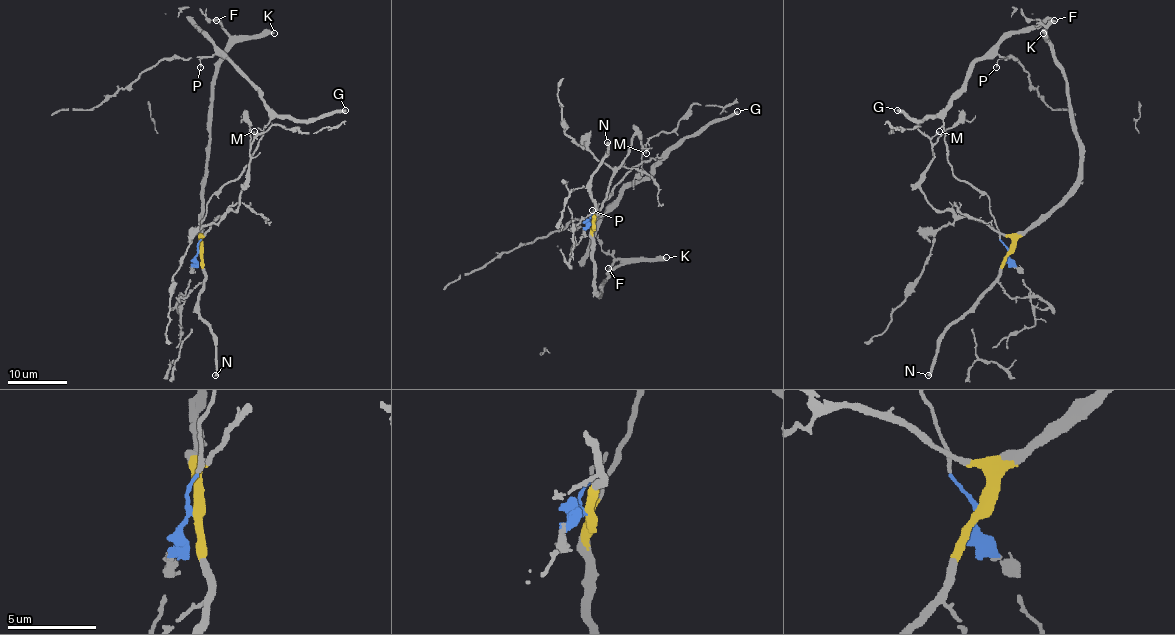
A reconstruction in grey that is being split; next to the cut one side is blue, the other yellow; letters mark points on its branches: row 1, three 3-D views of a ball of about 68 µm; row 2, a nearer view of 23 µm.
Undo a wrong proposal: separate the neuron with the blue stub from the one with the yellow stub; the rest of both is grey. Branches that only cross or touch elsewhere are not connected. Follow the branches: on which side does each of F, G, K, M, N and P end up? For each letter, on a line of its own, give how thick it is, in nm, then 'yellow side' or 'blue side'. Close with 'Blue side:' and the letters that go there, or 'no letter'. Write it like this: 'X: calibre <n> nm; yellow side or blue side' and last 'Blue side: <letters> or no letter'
F: calibre 280 nm; yellow side
G: calibre 380 nm; blue side
K: calibre 320 nm; yellow side
M: calibre 180 nm; yellow side
N: calibre 340 nm; yellow side
P: calibre 140 nm; blue side
Blue side: G, P

